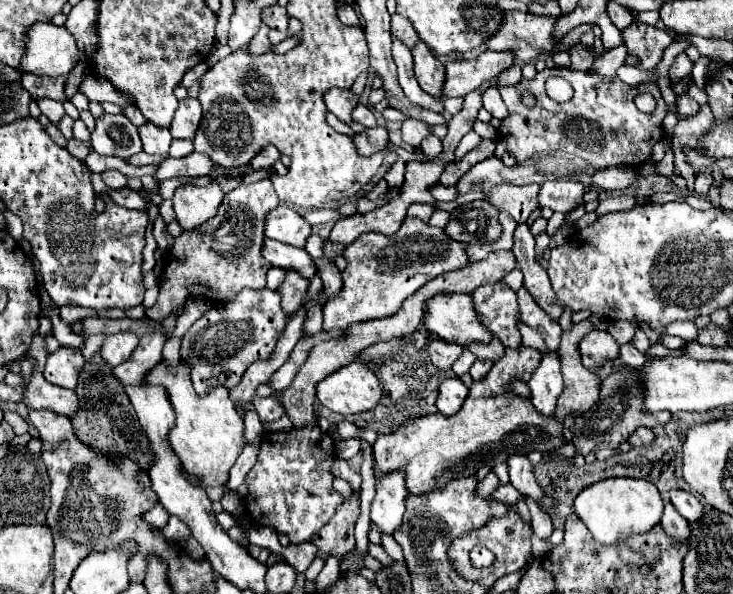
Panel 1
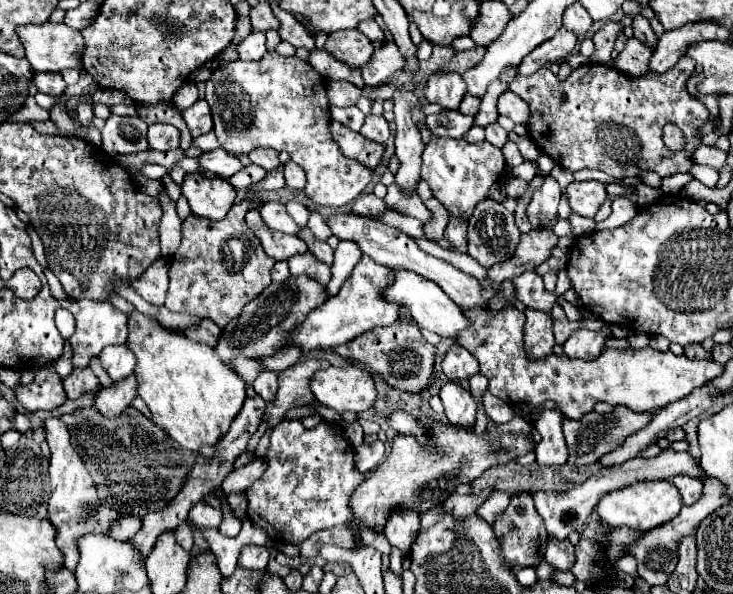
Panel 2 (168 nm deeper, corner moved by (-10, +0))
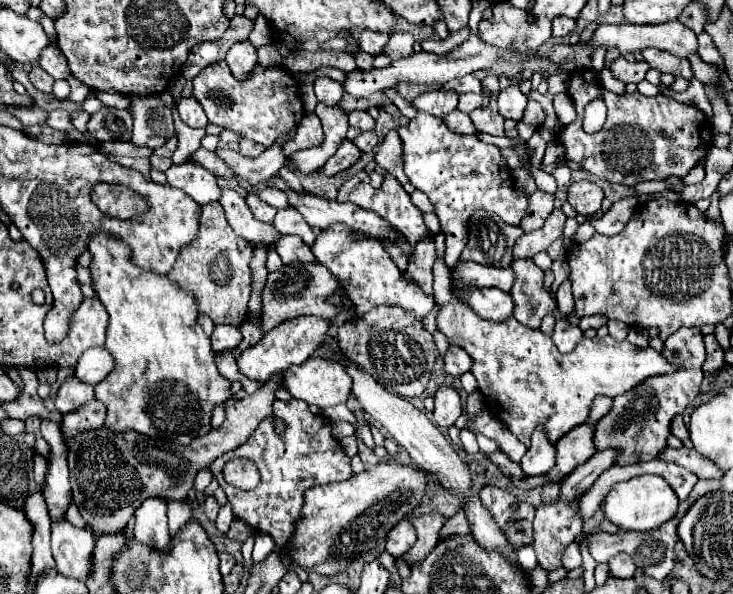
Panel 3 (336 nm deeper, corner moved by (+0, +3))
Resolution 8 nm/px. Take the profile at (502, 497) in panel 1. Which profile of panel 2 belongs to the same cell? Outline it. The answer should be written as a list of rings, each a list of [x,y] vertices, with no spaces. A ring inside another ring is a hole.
[[[493,492],[481,506],[479,506],[479,516],[485,518],[489,524],[495,522],[495,516],[499,516],[499,512],[503,512],[503,508],[507,508],[507,504],[511,502],[511,494],[505,492]]]

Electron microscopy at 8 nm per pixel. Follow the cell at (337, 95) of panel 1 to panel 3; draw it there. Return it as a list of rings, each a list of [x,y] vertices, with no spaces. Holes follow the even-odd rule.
[[[317,77],[317,81],[315,81],[317,101],[333,107],[333,105],[337,105],[341,101],[343,93],[345,91],[343,91],[343,85],[341,83],[337,83],[337,81],[329,79],[329,77]]]

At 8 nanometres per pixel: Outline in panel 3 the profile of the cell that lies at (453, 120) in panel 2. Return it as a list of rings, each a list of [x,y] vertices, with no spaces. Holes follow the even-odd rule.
[[[453,111],[453,113],[445,115],[443,119],[445,119],[445,123],[449,125],[449,129],[455,131],[455,133],[467,133],[467,135],[477,135],[477,133],[479,133],[479,129],[477,129],[477,127],[473,125],[473,121],[469,119],[469,115],[465,115],[465,113],[461,113],[461,111]]]

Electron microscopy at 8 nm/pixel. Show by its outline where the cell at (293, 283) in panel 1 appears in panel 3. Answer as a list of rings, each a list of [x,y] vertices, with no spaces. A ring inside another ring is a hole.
[[[281,235],[281,241],[277,241],[275,251],[279,253],[279,257],[283,259],[285,265],[293,263],[293,261],[315,261],[309,245],[305,245],[305,241],[301,241],[301,237],[297,235]]]

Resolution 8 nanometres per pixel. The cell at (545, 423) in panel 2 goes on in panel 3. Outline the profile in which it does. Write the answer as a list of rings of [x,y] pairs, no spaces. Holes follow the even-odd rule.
[[[537,429],[531,437],[531,447],[521,459],[521,469],[527,477],[547,473],[555,465],[555,447],[547,441],[545,433]]]

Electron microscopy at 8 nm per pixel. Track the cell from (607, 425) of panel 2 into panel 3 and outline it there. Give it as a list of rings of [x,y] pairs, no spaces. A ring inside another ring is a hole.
[[[587,423],[575,427],[565,437],[561,437],[561,441],[557,441],[557,463],[549,473],[533,477],[535,487],[541,487],[551,481],[561,481],[573,469],[583,465],[593,453],[595,453],[593,427]]]

